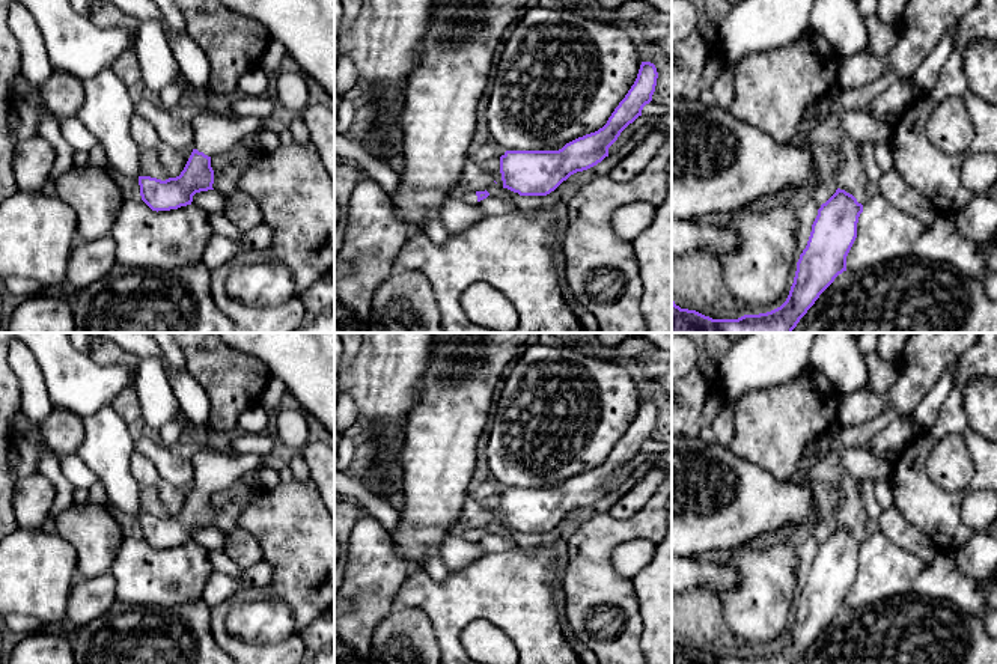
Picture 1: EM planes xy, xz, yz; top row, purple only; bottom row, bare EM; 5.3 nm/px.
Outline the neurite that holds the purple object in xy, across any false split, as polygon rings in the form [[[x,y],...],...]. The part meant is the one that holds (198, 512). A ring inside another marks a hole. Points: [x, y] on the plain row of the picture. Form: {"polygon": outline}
{"polygon": [[[200,449],[190,462],[194,470],[194,486],[181,512],[166,518],[139,513],[142,538],[152,548],[191,542],[196,530],[214,527],[211,495],[252,479],[256,470],[265,465],[261,455],[230,455],[208,449]]]}

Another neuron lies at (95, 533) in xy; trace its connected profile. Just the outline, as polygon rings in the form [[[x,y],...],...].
[[[93,501],[74,503],[53,519],[51,527],[74,547],[81,578],[110,572],[125,539],[114,510]]]

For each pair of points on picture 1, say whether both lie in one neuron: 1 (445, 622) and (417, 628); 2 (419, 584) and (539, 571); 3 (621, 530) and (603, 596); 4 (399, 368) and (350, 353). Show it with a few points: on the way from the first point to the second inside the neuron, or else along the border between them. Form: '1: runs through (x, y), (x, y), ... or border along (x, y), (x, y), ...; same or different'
1: border along (402, 606), (420, 609), (426, 615), (442, 648); different
2: runs through (449, 590), (509, 587); same
3: runs through (604, 547), (603, 580); same
4: border along (360, 348), (350, 363); different

